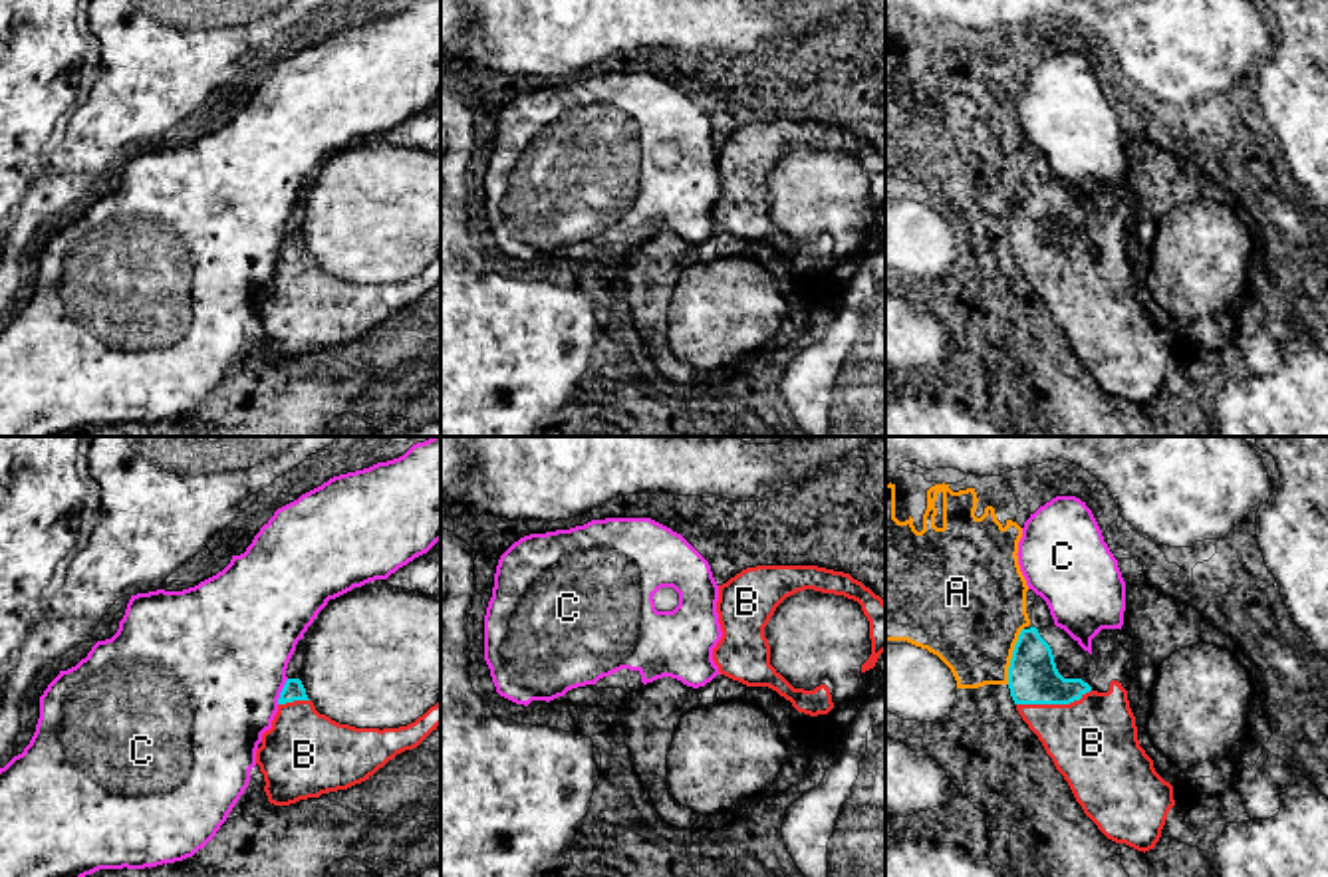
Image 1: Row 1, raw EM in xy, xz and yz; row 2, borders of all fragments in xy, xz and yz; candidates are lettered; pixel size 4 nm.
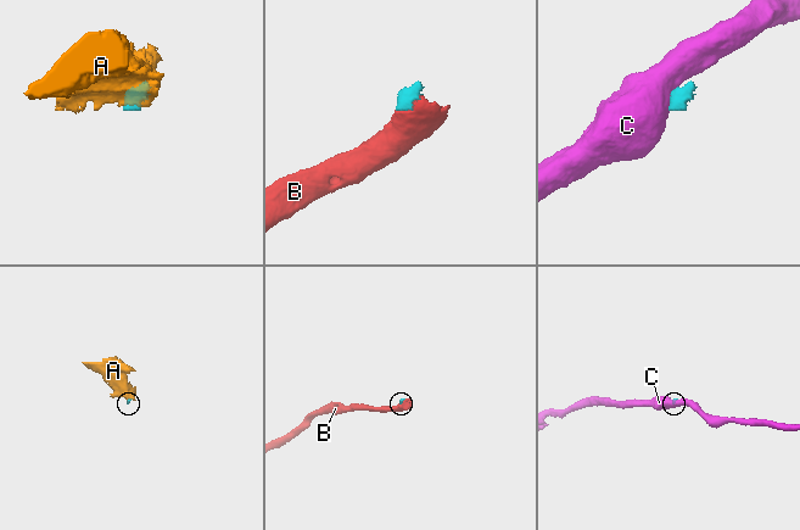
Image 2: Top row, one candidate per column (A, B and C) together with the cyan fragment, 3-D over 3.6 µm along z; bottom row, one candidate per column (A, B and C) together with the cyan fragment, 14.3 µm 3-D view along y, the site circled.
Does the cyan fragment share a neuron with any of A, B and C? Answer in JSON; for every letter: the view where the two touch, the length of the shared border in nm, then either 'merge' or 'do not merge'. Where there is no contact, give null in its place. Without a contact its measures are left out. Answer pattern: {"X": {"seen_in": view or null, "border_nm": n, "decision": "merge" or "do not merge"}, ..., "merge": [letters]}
{"A": {"seen_in": "yz", "border_nm": 240, "decision": "do not merge"}, "B": {"seen_in": "yz", "border_nm": 320, "decision": "merge"}, "C": {"seen_in": "xy", "border_nm": 120, "decision": "do not merge"}, "merge": ["B"]}

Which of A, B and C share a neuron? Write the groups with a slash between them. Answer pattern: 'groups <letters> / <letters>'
groups A / B / C

